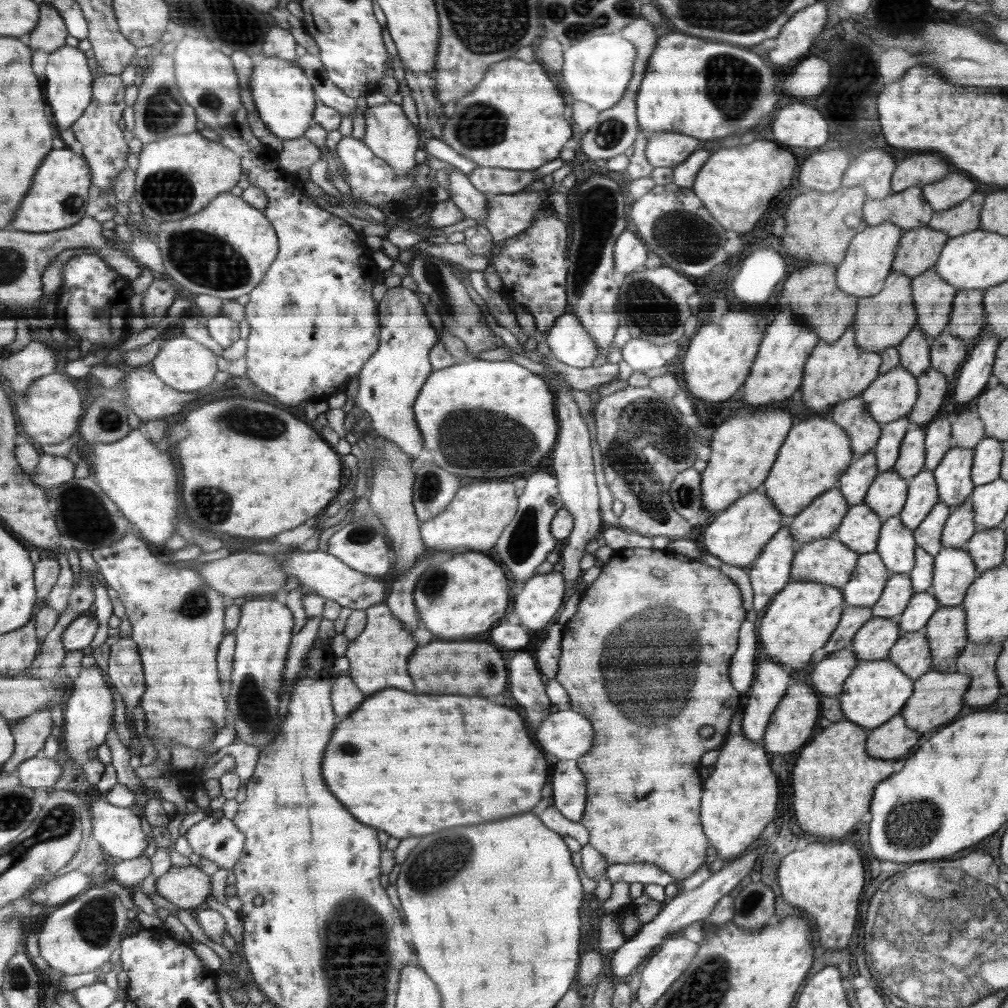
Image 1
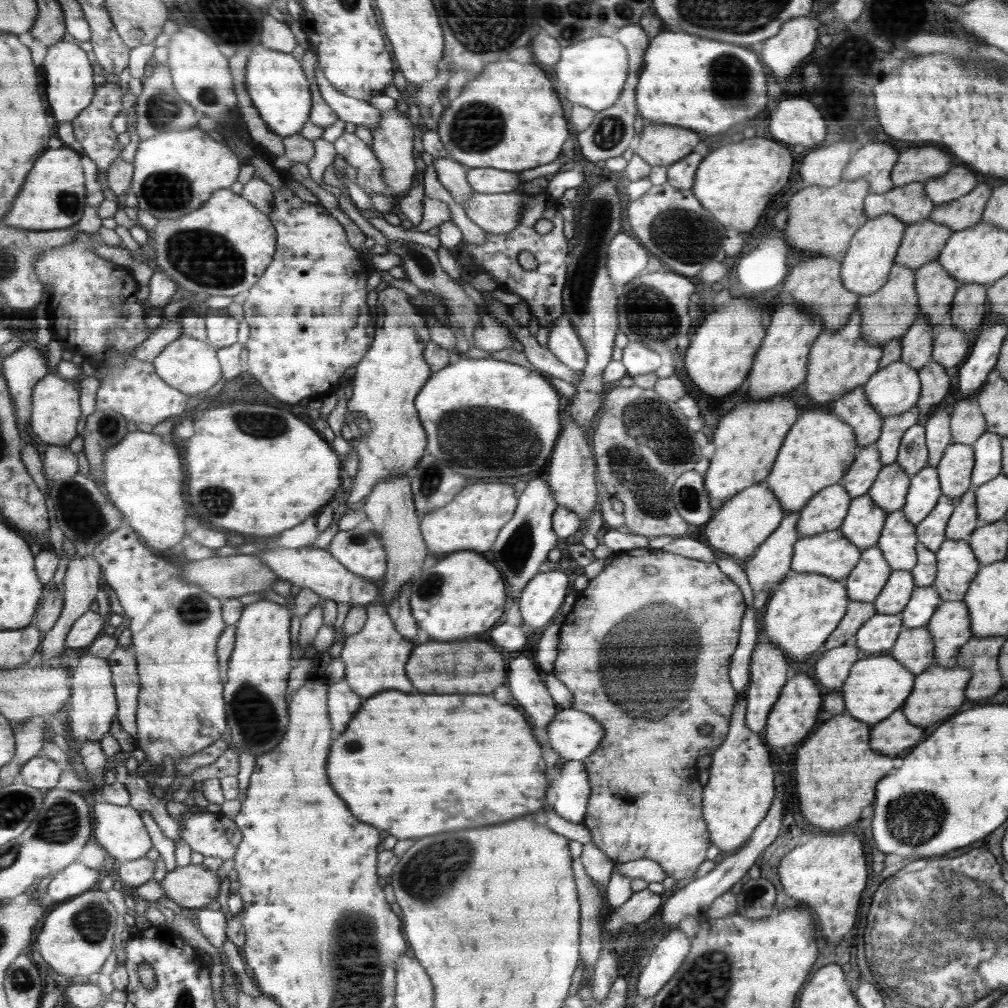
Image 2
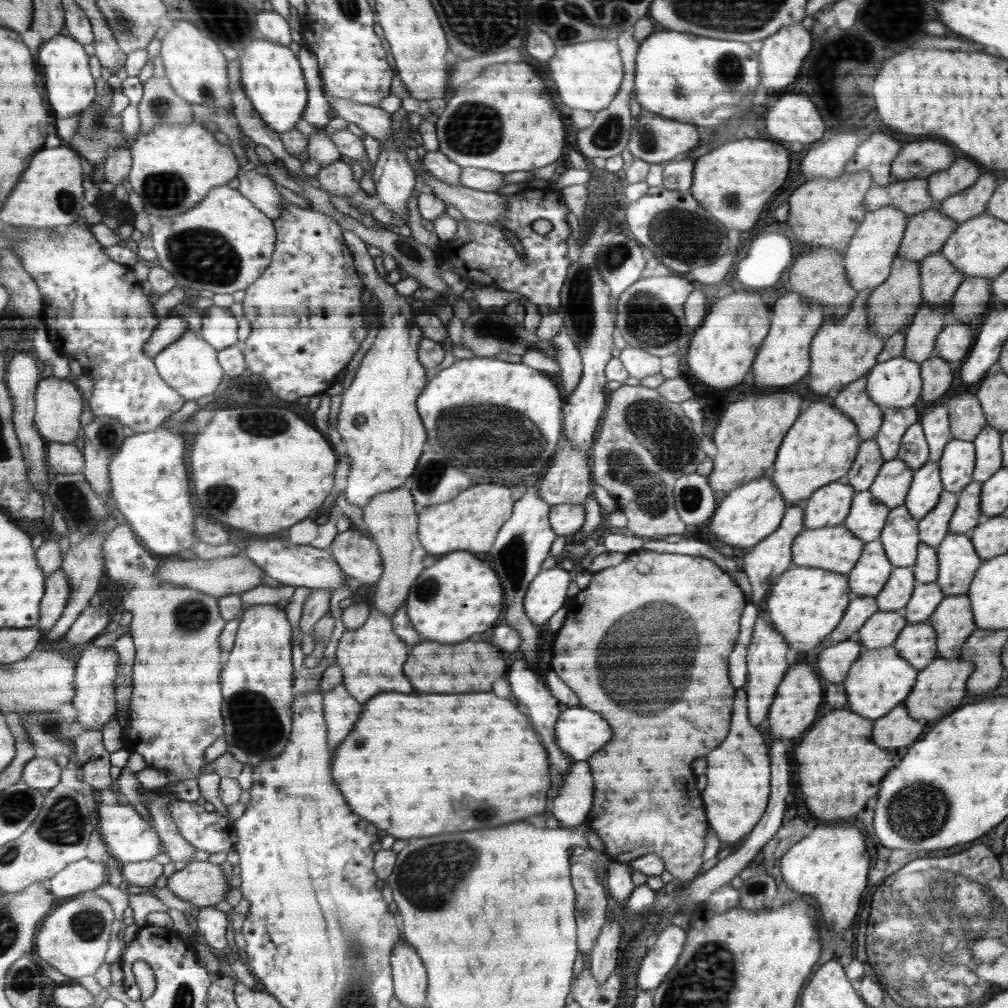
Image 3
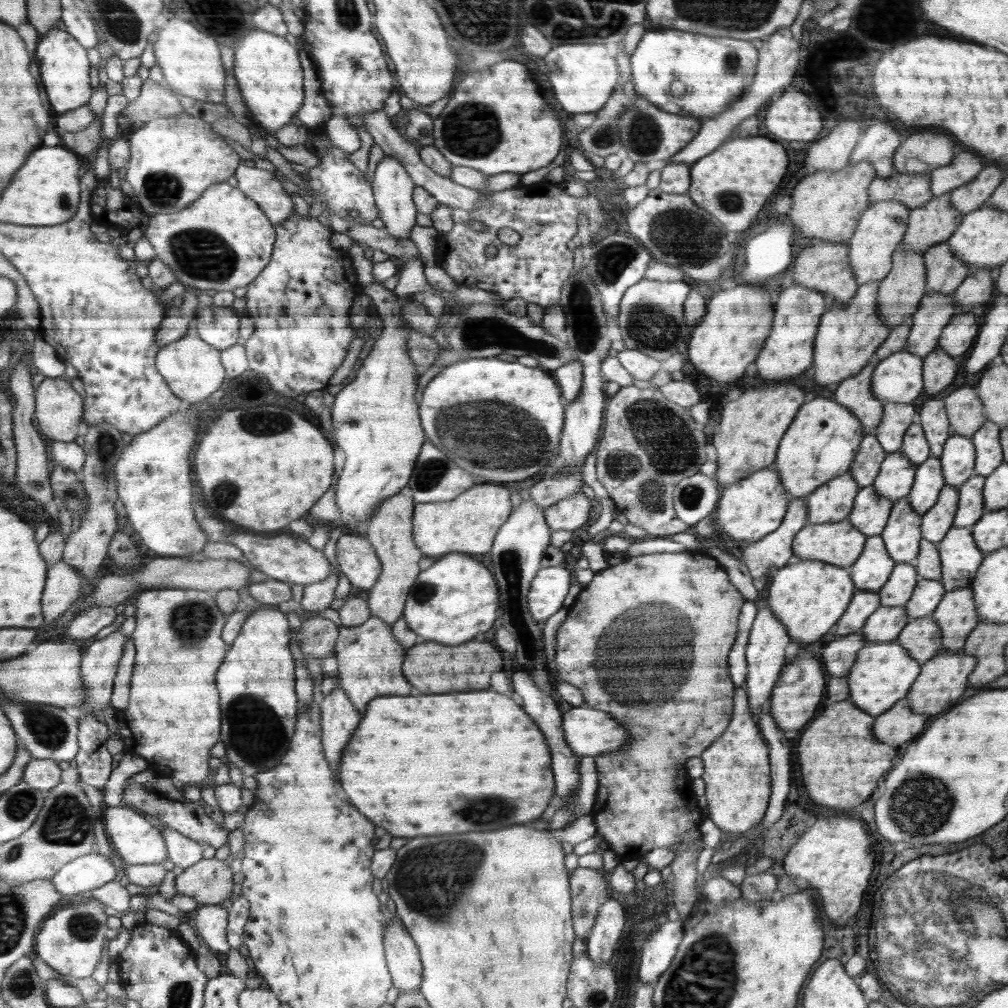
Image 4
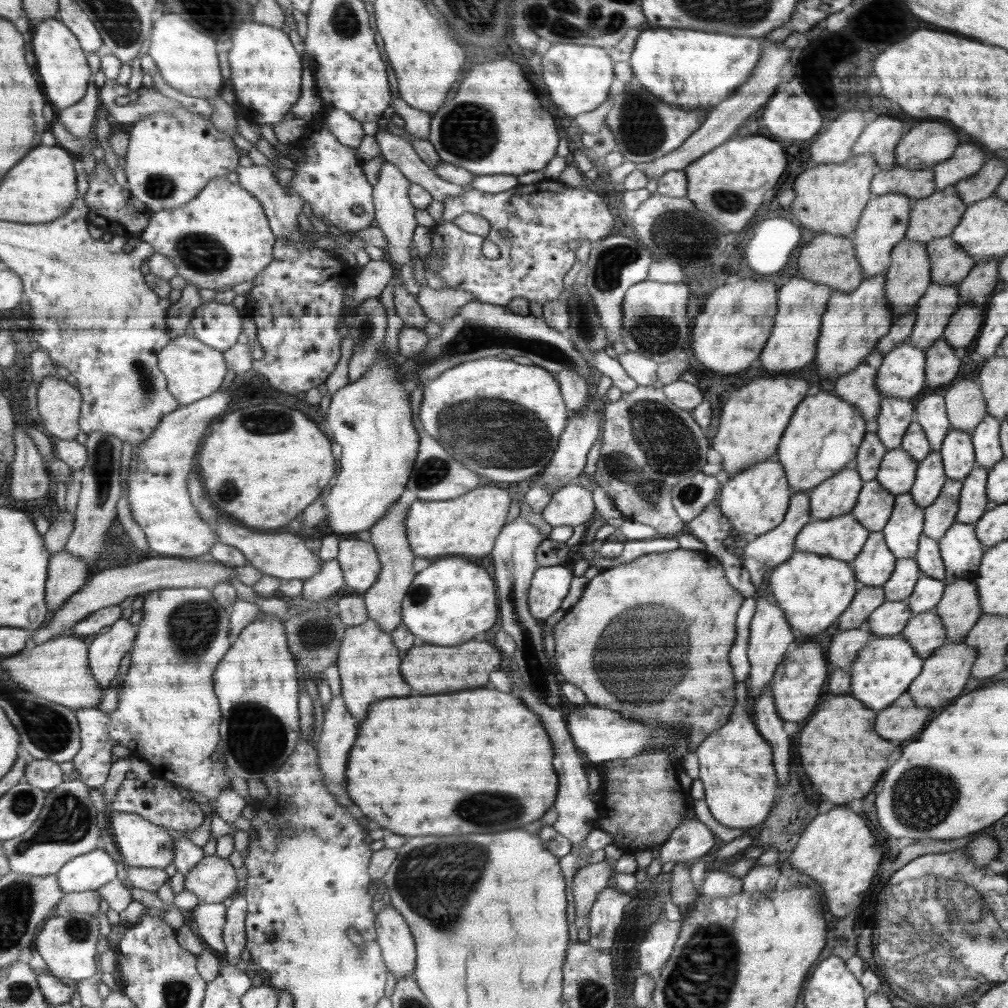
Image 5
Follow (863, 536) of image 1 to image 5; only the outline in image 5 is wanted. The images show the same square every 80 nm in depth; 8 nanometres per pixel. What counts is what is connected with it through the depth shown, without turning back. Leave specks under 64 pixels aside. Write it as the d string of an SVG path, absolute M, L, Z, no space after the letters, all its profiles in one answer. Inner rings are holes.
M877 479L865 482L858 495L857 506L850 512L870 533L886 528L896 506L896 497L888 492Z

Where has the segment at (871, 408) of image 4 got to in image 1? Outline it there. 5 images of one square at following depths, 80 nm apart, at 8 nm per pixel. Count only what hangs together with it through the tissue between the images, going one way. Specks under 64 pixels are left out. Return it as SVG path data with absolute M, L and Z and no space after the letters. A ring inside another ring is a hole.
M862 394L854 395L854 399L836 405L832 416L834 417L832 421L842 426L849 435L854 452L853 462L870 453L877 446L882 427L870 415Z

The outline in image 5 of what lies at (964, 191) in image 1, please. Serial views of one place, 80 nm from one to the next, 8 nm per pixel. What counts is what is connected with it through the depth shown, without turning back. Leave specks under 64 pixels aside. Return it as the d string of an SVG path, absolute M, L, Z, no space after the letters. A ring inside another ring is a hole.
M963 141L962 146L945 162L936 164L934 171L935 190L945 190L961 180L976 175L984 165L984 154L978 150L978 144Z

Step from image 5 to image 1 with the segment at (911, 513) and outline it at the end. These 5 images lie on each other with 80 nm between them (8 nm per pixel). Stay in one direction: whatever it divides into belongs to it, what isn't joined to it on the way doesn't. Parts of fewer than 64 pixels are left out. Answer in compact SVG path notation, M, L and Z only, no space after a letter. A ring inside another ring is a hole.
M900 515L884 521L876 551L891 574L909 573L916 566L916 538L902 524Z

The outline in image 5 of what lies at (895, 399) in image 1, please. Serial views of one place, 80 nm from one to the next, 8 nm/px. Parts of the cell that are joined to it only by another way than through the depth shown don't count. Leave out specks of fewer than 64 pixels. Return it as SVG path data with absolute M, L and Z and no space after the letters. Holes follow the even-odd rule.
M907 338L885 354L876 383L883 397L915 397L924 388L924 350Z

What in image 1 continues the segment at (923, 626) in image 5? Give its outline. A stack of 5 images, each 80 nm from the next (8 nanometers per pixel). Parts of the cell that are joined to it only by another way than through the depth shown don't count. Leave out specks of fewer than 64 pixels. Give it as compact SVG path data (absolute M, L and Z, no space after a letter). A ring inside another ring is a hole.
M926 629L902 633L887 656L912 681L920 679L932 669L932 646Z

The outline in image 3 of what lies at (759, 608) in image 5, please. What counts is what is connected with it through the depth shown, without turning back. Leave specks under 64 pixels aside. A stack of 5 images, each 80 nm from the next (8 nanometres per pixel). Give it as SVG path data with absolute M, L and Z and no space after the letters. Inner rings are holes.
M766 616L758 617L747 650L747 683L744 686L748 693L750 724L754 726L760 727L766 724L769 708L776 696L778 685L782 683L786 670L788 670L786 652L788 652L788 644L785 642L785 637L773 627L772 621L768 622Z

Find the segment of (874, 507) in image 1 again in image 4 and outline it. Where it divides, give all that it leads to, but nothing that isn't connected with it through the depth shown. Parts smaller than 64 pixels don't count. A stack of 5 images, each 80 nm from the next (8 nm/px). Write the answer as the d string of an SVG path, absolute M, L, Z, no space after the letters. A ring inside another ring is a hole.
M899 451L886 456L881 464L880 474L872 485L882 496L888 497L896 504L904 499L913 488L916 480L917 466L906 454Z

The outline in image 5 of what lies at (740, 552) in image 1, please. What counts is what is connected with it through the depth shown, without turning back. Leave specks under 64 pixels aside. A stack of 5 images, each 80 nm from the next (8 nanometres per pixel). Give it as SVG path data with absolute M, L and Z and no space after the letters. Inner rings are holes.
M778 457L743 470L729 480L723 480L718 499L720 510L729 518L733 534L753 534L754 537L777 528L788 514L788 502L792 502L788 477Z

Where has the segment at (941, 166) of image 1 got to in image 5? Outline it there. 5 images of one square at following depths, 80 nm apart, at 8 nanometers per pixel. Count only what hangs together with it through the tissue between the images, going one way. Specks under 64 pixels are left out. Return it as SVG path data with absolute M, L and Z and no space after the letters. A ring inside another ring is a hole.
M915 122L913 130L906 133L897 144L897 166L907 167L910 160L918 158L924 168L933 168L945 162L958 146L958 136L950 126L940 122Z

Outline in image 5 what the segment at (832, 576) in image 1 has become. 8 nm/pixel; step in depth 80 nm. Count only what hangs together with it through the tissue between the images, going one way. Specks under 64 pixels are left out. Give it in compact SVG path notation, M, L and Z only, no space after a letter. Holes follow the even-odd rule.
M844 514L806 524L797 536L796 550L851 562L861 554L870 535L855 516Z

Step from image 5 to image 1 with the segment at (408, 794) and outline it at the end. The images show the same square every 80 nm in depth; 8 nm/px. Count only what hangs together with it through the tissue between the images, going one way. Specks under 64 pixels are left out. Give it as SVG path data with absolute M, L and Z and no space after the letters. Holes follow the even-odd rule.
M388 688L386 692L378 692L378 696L366 698L346 720L338 724L338 732L334 732L334 740L330 741L330 748L326 747L326 764L322 764L322 776L326 776L326 784L330 784L329 791L358 816L358 820L364 820L364 824L388 832L386 837L408 838L408 836L424 836L432 834L436 830L452 828L452 826L468 826L468 824L480 824L490 820L500 820L506 816L520 815L532 810L540 798L542 788L548 782L548 762L544 760L544 754L534 746L534 742L528 736L528 730L522 722L522 718L504 706L496 706L486 698L480 696L458 696L458 694L446 694L446 696L428 696L428 694L410 694L402 692L398 688Z

